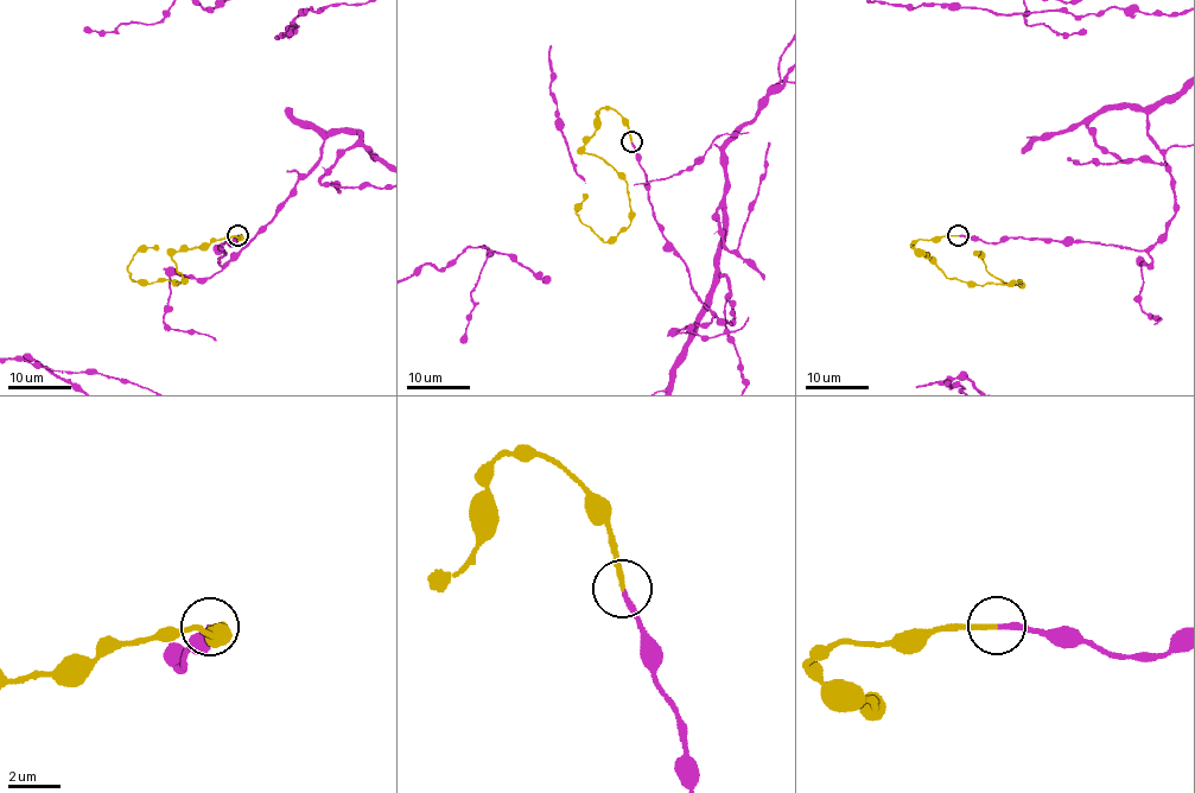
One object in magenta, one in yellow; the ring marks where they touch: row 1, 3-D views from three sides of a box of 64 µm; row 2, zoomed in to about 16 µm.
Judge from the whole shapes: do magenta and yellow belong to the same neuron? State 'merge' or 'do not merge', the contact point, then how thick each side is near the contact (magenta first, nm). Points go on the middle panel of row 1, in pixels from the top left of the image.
merge; place (631, 141); calibres 200 and 180 nm

